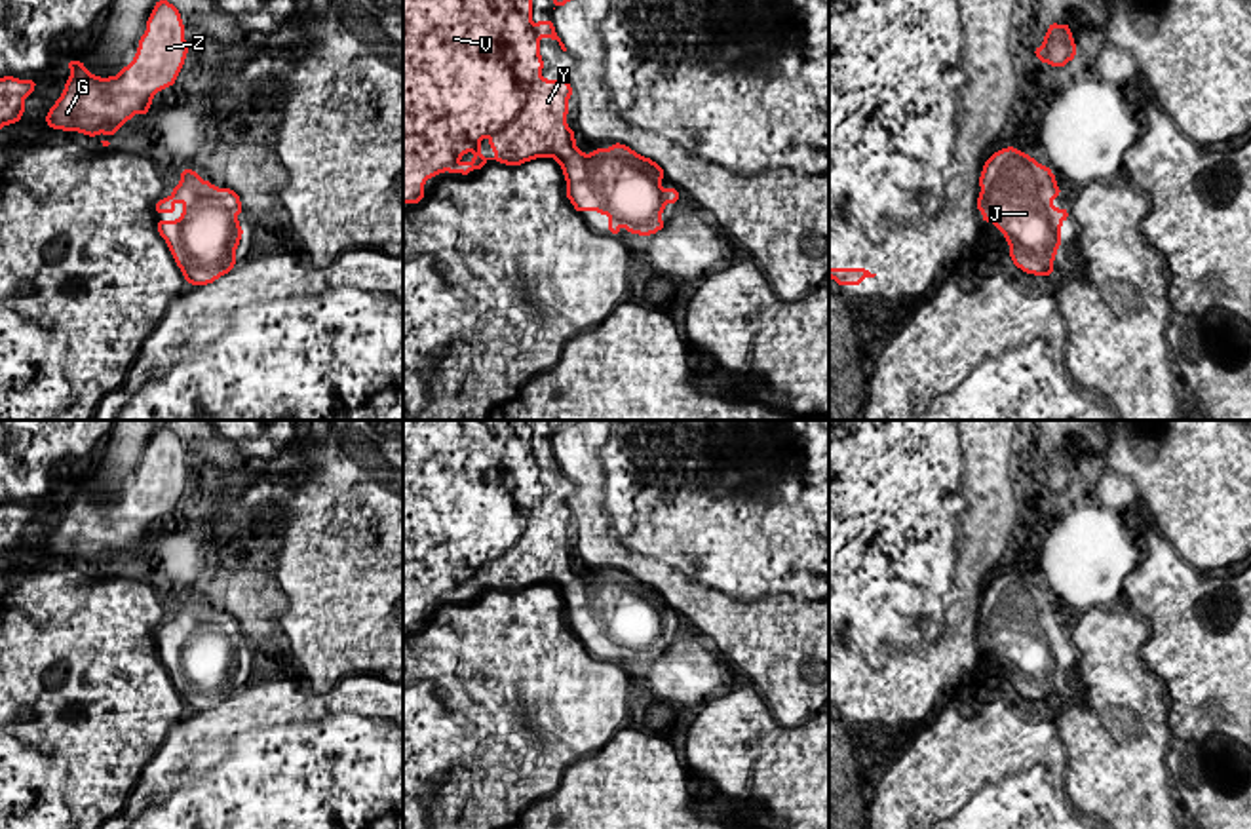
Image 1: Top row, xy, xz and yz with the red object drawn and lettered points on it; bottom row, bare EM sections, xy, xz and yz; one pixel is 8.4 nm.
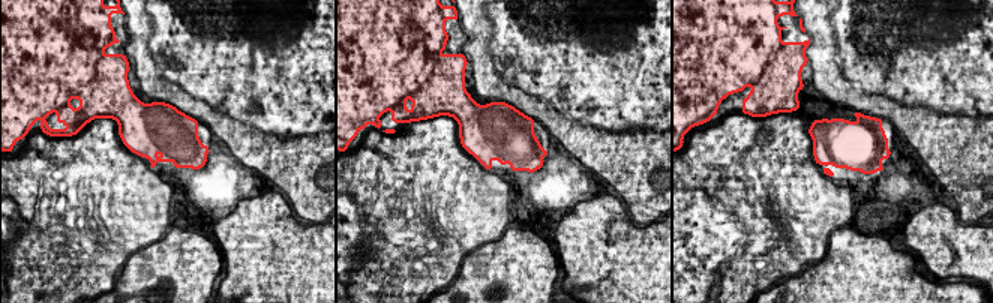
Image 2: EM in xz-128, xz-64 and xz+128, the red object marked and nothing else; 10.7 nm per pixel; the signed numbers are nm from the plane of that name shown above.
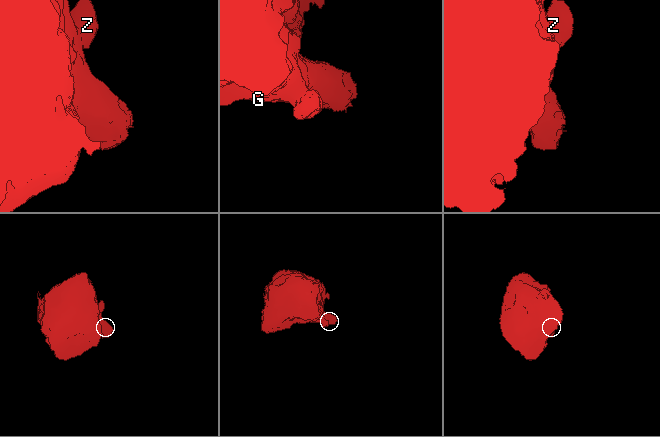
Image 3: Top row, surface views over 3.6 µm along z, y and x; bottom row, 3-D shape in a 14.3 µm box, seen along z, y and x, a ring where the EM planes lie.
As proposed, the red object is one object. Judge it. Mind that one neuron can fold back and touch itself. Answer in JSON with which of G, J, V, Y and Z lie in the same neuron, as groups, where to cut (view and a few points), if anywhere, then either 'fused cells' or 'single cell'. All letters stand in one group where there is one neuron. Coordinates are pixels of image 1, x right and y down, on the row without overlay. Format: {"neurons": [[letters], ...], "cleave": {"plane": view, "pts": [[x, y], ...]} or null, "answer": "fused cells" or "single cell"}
{"neurons": [["G", "J", "V", "Y", "Z"]], "cleave": null, "answer": "single cell"}

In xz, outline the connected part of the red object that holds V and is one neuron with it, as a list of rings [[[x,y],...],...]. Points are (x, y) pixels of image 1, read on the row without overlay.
[[[403,420],[403,629],[422,627],[426,607],[445,597],[468,603],[489,586],[521,591],[553,584],[563,595],[567,624],[578,639],[606,641],[610,660],[620,660],[622,652],[627,660],[656,660],[665,652],[662,639],[667,629],[677,629],[679,616],[664,614],[665,597],[626,570],[597,572],[591,580],[574,570],[574,557],[567,551],[572,511],[568,506],[553,508],[542,502],[540,466],[551,464],[563,477],[567,473],[553,447],[530,445],[532,424],[534,420]]]

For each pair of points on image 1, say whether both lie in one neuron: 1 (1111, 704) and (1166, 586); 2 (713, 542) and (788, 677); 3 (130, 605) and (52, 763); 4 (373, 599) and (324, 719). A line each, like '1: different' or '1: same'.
1: different
2: same
3: same
4: different

